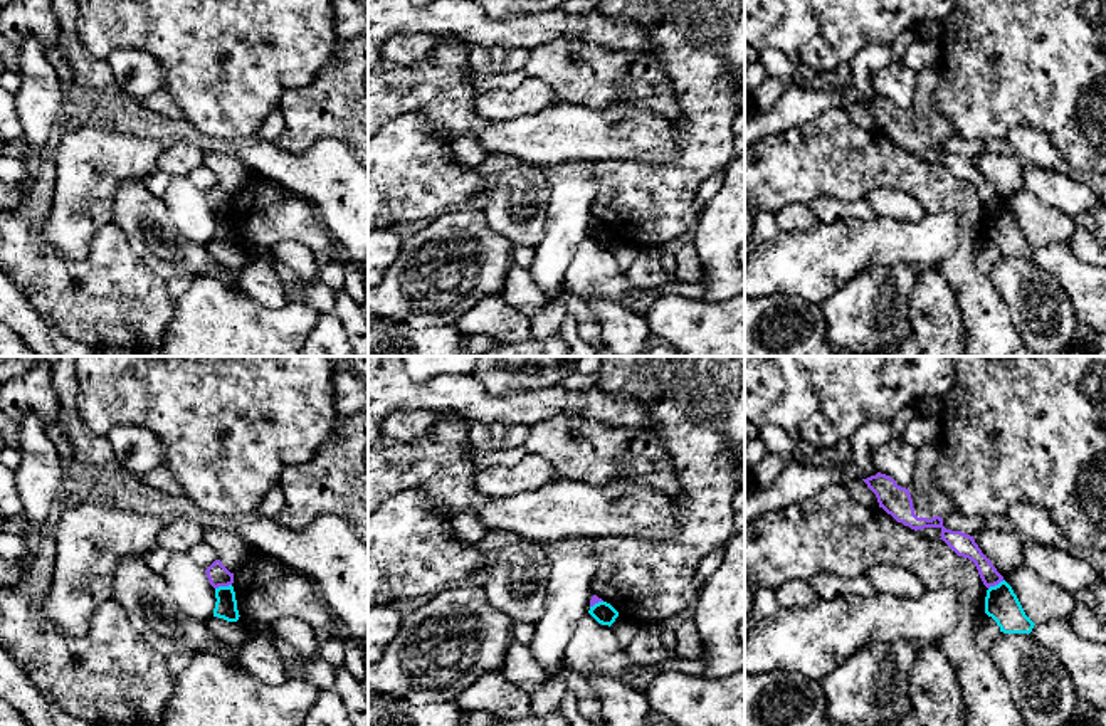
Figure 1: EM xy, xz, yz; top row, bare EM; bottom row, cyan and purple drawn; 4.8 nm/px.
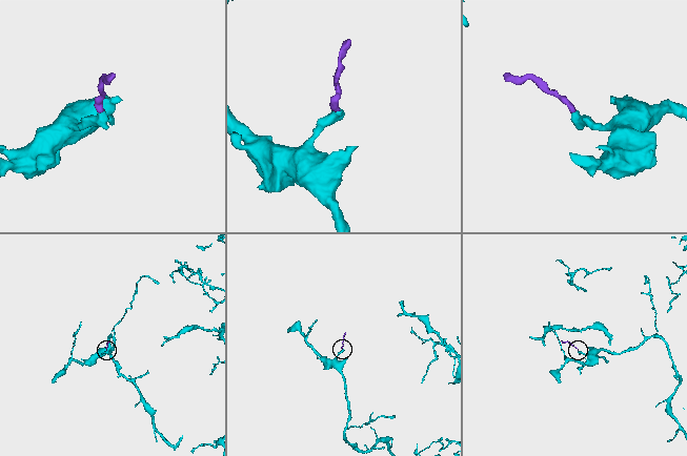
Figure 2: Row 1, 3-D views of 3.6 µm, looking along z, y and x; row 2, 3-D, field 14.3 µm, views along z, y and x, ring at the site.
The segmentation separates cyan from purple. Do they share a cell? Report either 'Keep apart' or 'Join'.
Keep apart

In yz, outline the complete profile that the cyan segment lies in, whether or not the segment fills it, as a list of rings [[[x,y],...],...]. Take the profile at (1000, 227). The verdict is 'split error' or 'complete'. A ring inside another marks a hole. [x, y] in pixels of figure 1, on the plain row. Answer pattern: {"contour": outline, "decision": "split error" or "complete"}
{"contour": [[[1005,203],[987,213],[985,237],[997,245],[1003,257],[1030,257],[1035,249]]], "decision": "complete"}

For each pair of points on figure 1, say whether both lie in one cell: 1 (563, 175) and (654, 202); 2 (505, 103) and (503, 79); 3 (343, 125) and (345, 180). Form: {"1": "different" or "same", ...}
{"1": "different", "2": "different", "3": "different"}

